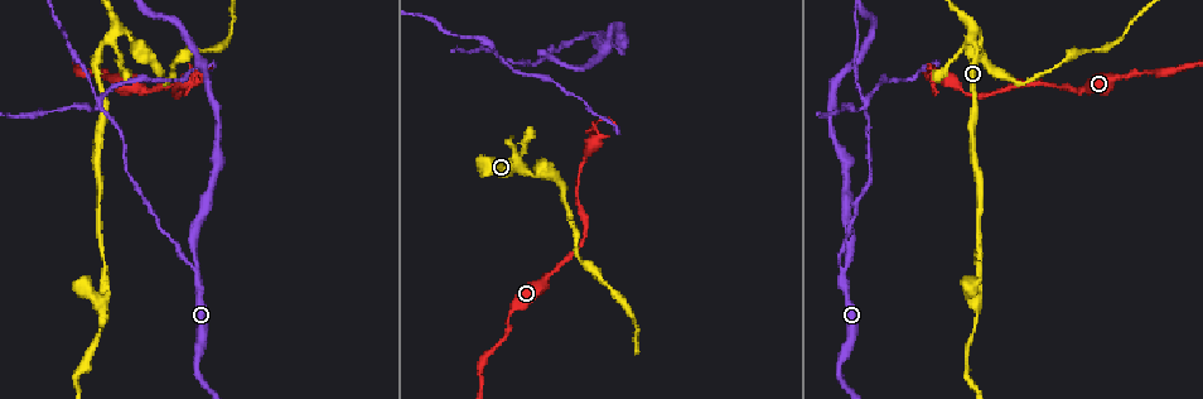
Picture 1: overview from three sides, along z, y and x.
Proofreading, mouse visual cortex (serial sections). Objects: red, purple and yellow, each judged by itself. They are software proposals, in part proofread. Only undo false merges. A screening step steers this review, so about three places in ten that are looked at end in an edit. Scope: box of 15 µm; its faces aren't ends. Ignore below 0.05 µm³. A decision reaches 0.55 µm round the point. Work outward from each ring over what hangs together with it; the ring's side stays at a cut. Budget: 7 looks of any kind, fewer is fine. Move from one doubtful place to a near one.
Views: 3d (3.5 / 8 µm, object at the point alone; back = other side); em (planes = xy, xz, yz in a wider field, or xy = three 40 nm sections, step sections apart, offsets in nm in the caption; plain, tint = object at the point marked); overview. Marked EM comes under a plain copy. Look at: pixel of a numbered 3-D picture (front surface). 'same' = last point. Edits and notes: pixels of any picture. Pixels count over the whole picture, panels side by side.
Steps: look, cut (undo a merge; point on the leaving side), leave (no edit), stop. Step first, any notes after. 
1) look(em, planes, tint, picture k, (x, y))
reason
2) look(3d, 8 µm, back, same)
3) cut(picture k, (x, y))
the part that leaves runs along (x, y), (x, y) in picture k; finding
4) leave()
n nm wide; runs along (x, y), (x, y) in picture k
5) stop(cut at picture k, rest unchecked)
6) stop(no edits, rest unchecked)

look(em, xy, step 5, tint, picture 1, (547, 275))
thick turns thin

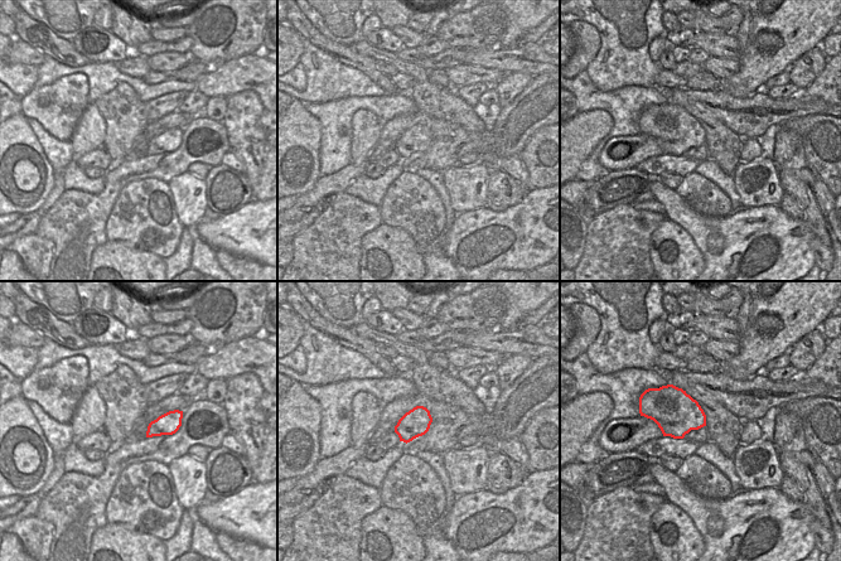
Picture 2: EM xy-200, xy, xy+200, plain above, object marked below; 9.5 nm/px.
look(3d, 3.5 µm, back, same)
see where the arms go

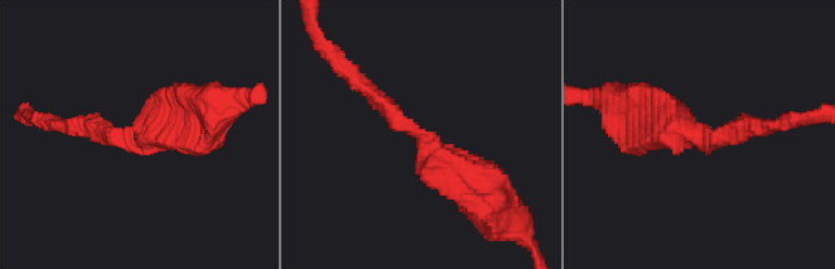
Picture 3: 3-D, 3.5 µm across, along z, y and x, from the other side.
leave()
runs along (476, 182), (433, 159), (356, 78) in picture 3; continuous, no second cell

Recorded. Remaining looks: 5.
look(3d, 3.5 µm, picture 1, (596, 133))

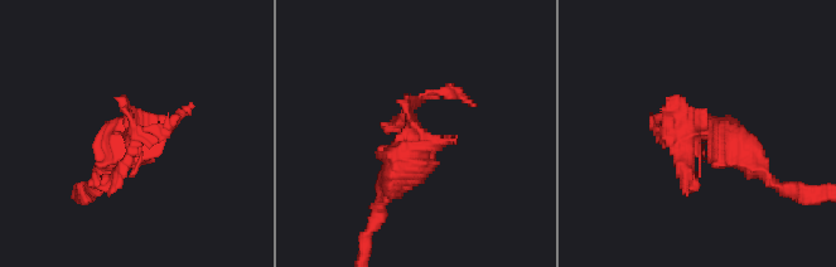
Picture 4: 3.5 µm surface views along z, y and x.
look(em, xy, step 2, tint, picture 4, (700, 131))
shape alone is not enough

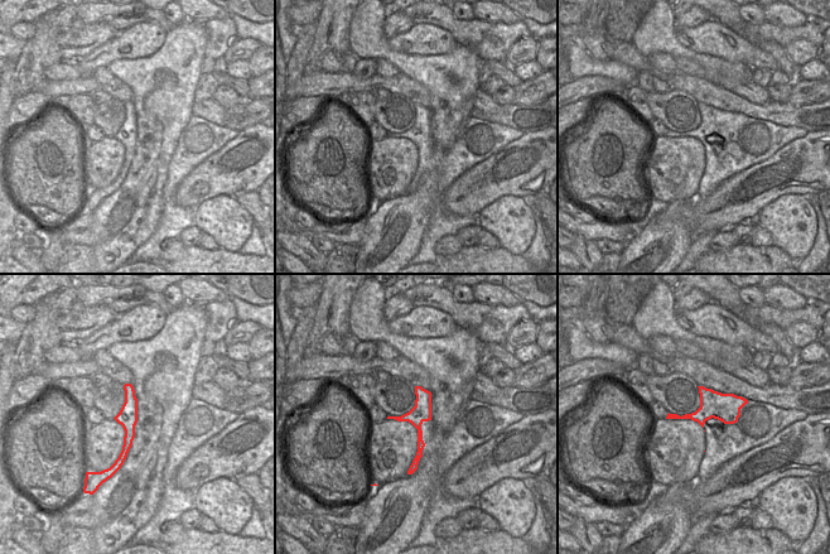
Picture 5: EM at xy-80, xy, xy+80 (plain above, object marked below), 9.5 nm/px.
leave()
continuous, no second cell

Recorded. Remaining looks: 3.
look(em, xy, step 1, tint, picture 1, (116, 30))
four-way junction

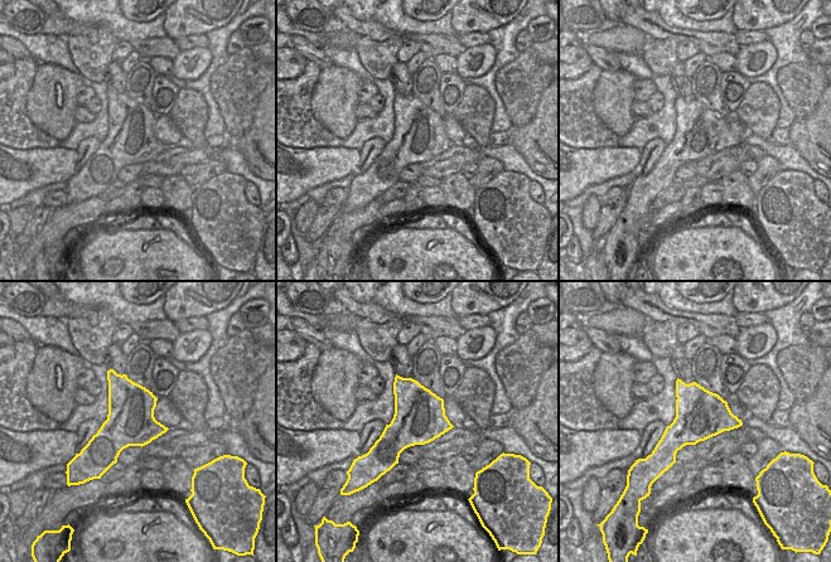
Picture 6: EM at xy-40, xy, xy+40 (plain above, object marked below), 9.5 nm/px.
look(3d, 3.5 µm, same)

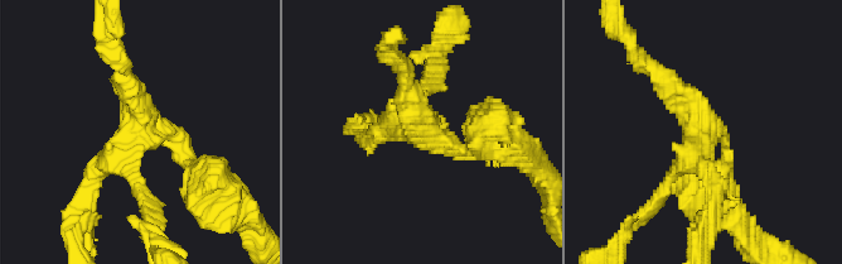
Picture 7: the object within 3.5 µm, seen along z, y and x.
leave()
arms of 150, 200, 200, 300 nm; runs along (86, 191), (136, 129), (164, 129), (194, 172) in picture 7; all the same cell

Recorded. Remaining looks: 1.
stop(no edits, rest unchecked)

